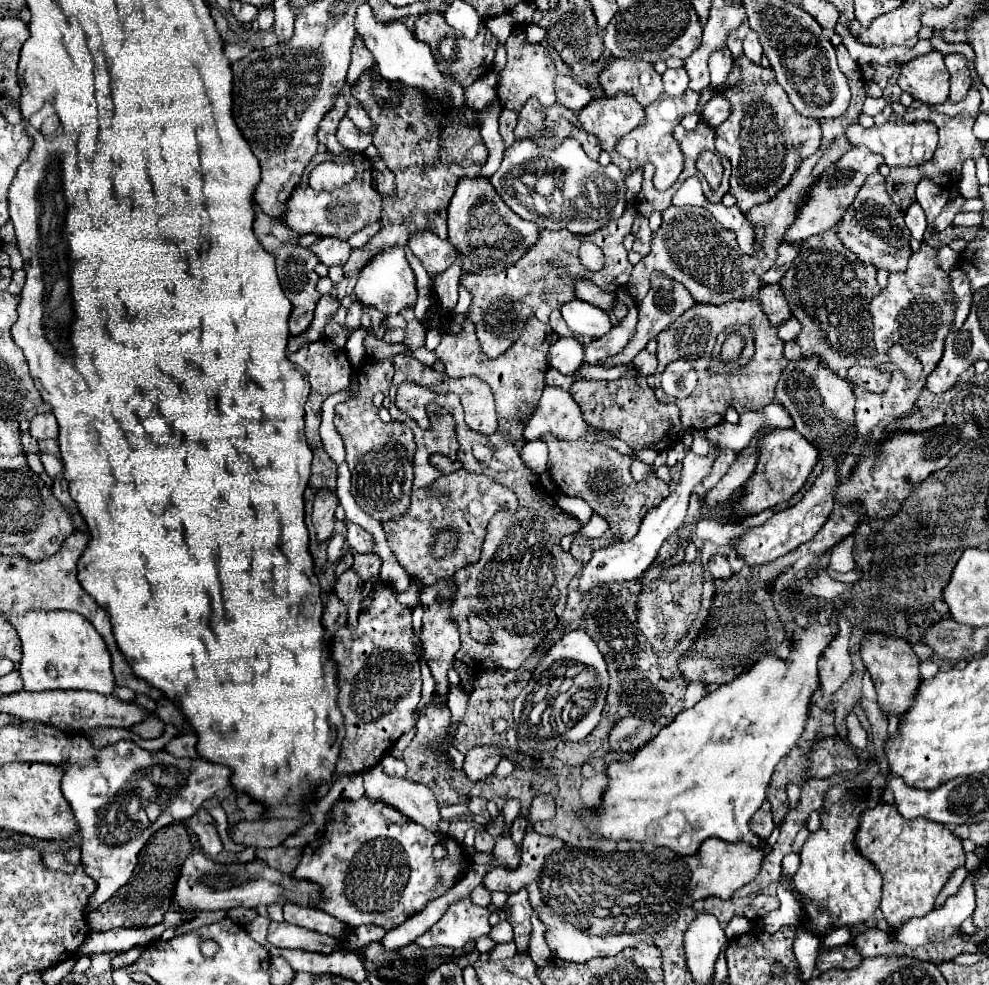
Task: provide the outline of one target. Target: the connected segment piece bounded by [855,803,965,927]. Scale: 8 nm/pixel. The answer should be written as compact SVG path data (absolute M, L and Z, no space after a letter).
M879 803L875 809L867 809L861 817L861 825L857 831L857 849L863 857L867 857L871 863L877 865L877 869L883 875L883 899L881 899L881 911L891 927L899 927L901 923L923 917L929 911L933 911L935 899L941 893L947 879L953 875L955 869L965 865L965 851L961 845L961 839L955 837L947 827L927 821L927 819L903 819L899 811L895 811L895 805L891 803Z

